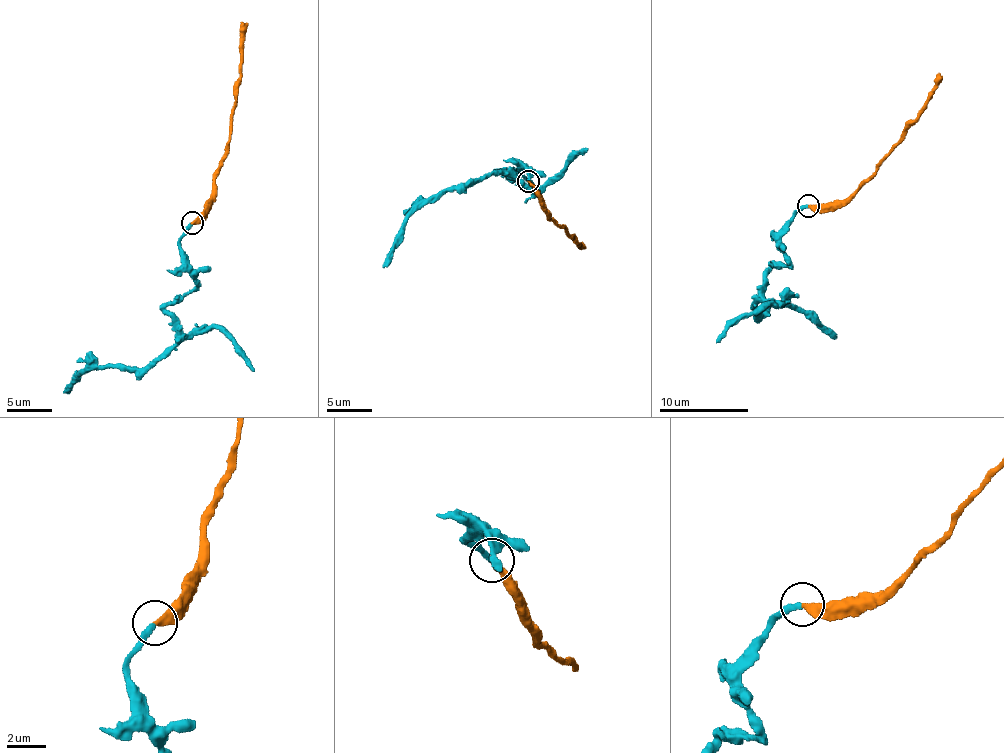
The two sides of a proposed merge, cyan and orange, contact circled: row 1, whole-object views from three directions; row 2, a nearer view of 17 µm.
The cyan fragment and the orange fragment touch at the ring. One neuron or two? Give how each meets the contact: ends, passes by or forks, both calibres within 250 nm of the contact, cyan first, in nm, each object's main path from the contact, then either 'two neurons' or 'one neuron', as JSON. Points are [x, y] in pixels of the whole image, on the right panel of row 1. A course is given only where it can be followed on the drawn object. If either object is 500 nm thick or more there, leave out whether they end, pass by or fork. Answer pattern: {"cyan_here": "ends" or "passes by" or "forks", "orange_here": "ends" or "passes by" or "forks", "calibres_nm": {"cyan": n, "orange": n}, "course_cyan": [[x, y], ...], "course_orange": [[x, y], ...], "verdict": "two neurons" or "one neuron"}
{"cyan_here": "ends", "orange_here": "ends", "calibres_nm": {"cyan": 280, "orange": 340}, "course_cyan": [[809, 206], [799, 210], [780, 239], [789, 262], [771, 266], [764, 277], [757, 312], [783, 301], [837, 337]], "course_orange": [[809, 206], [841, 201], [875, 171], [875, 165], [899, 140], [904, 127], [917, 117], [935, 81], [941, 76]], "verdict": "one neuron"}

